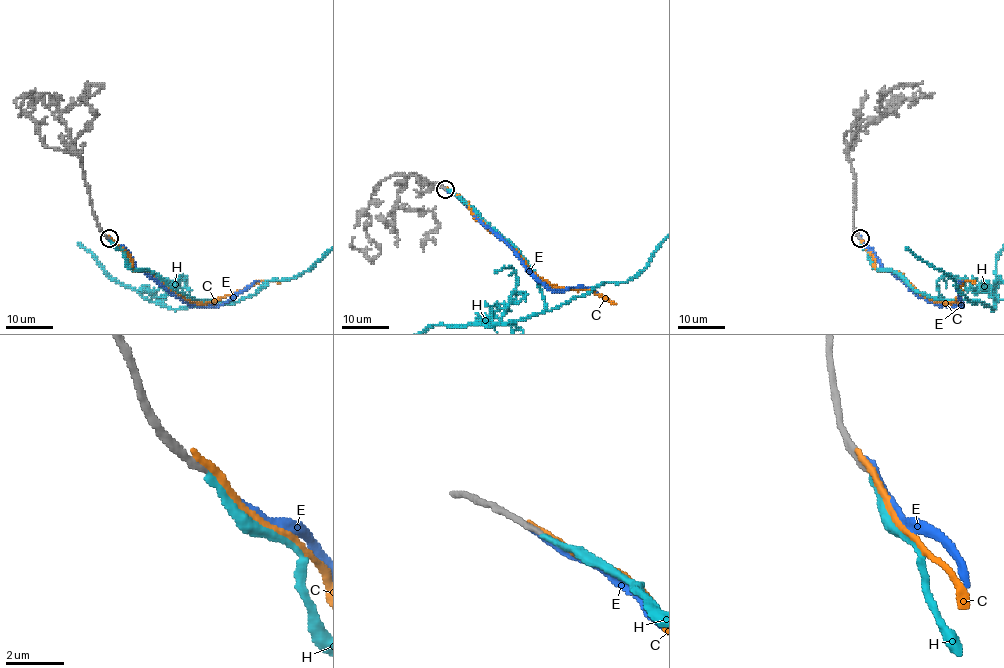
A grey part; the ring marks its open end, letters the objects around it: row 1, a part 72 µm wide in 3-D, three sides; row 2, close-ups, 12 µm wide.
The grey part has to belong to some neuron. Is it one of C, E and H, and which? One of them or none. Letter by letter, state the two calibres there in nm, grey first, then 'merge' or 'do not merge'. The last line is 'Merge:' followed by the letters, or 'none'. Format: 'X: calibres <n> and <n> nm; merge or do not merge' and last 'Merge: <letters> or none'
C: calibres 280 and 240 nm; do not merge
E: calibres 280 and 220 nm; do not merge
H: calibres 220 and 190 nm; merge
Merge: H

